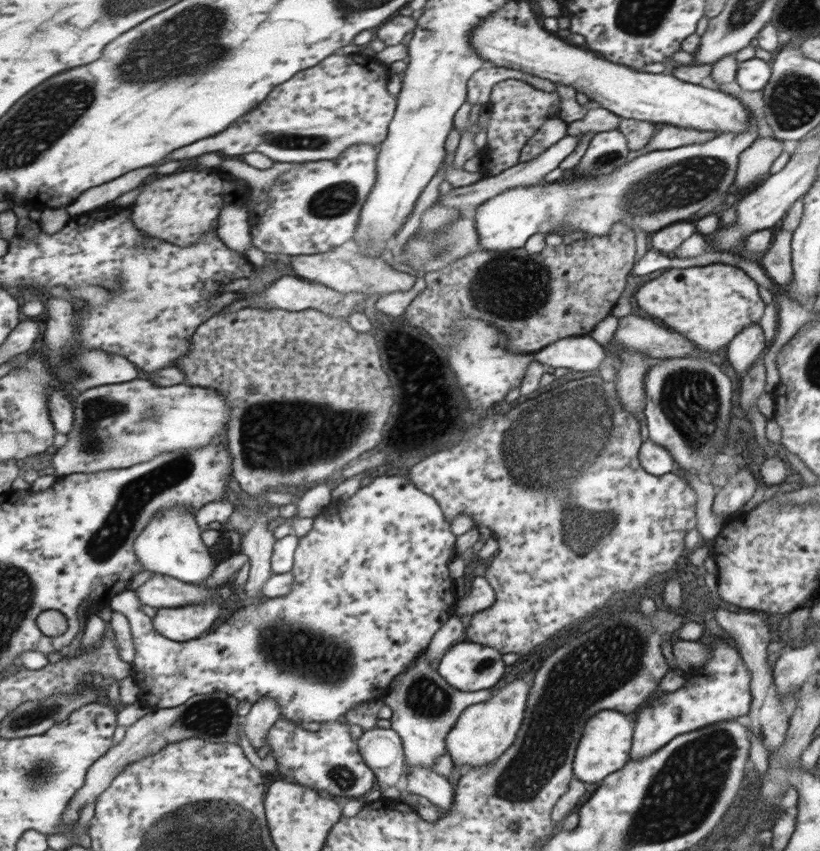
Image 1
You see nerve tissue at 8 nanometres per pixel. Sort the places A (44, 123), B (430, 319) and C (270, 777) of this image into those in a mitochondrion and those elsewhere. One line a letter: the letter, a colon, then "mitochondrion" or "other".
A: mitochondrion
B: other
C: other

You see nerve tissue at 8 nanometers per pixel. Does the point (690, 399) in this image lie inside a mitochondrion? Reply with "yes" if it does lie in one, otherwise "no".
yes

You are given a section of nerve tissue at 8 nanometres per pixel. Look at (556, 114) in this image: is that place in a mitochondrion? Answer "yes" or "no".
no

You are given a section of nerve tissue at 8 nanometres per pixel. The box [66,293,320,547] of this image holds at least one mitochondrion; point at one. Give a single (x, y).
(91, 443)

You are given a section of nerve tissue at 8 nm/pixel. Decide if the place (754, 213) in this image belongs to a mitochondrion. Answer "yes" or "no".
no

